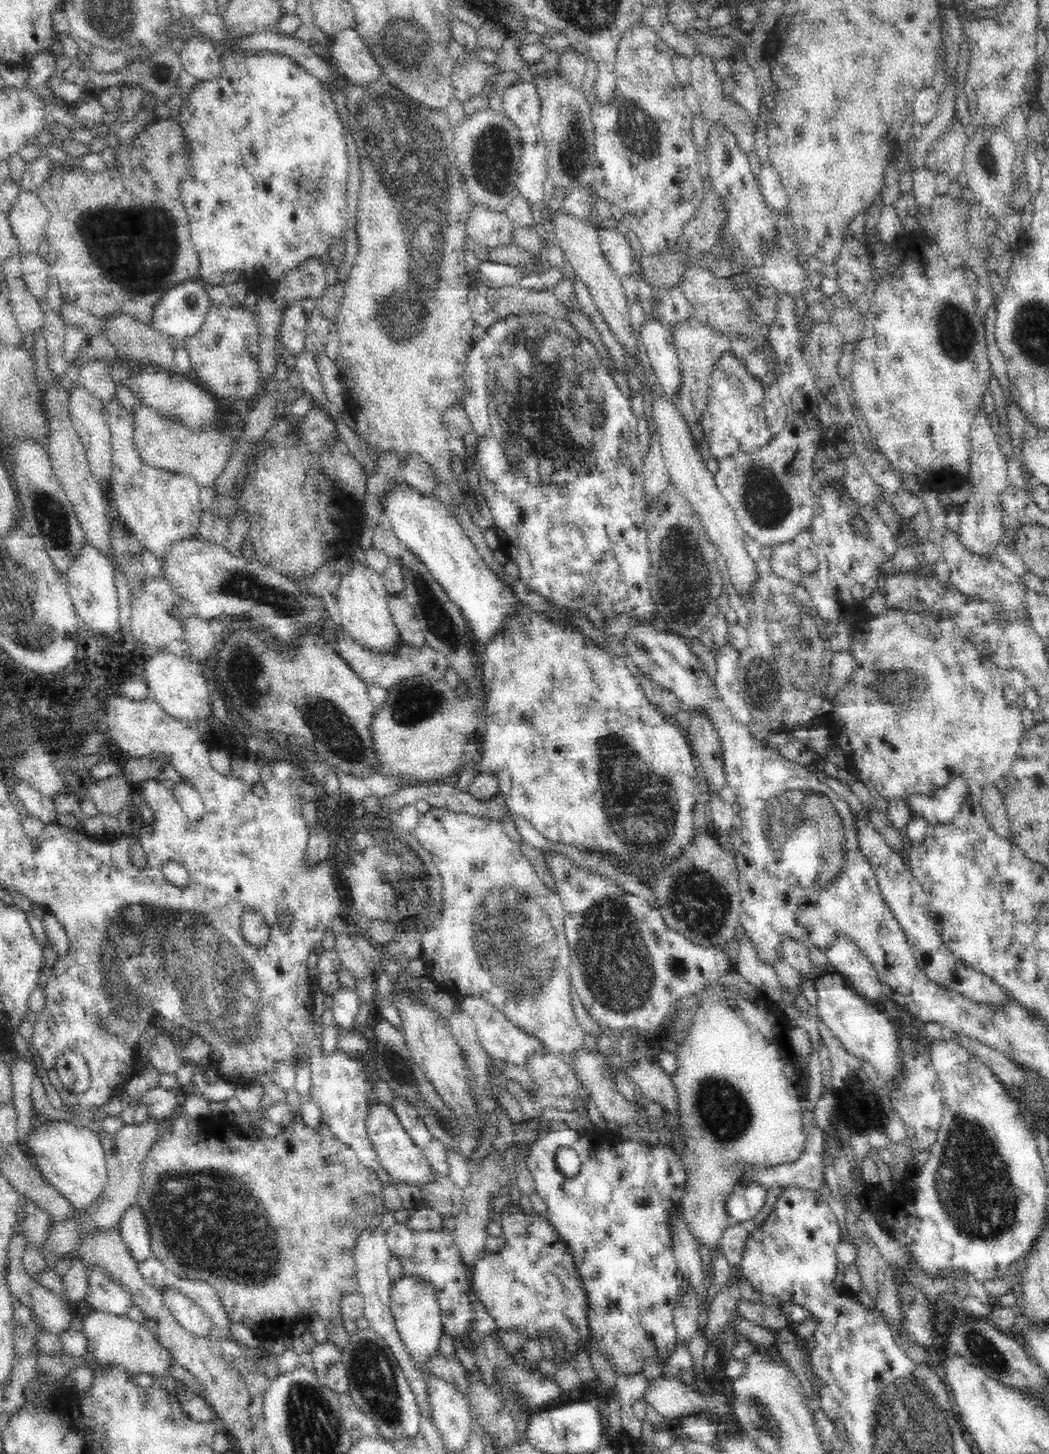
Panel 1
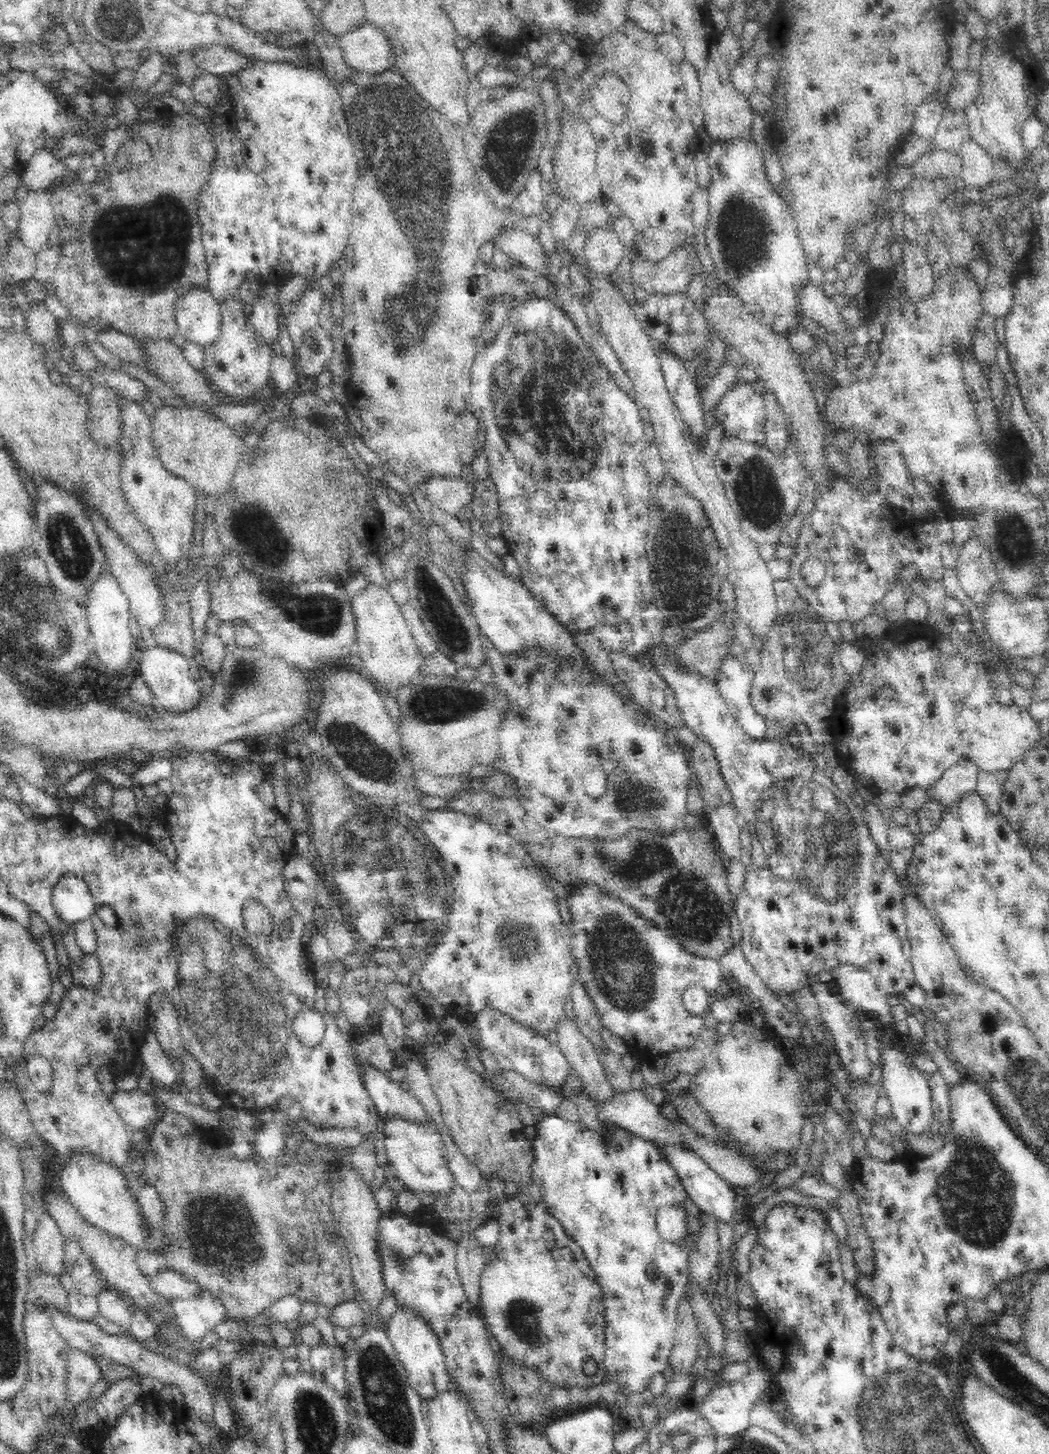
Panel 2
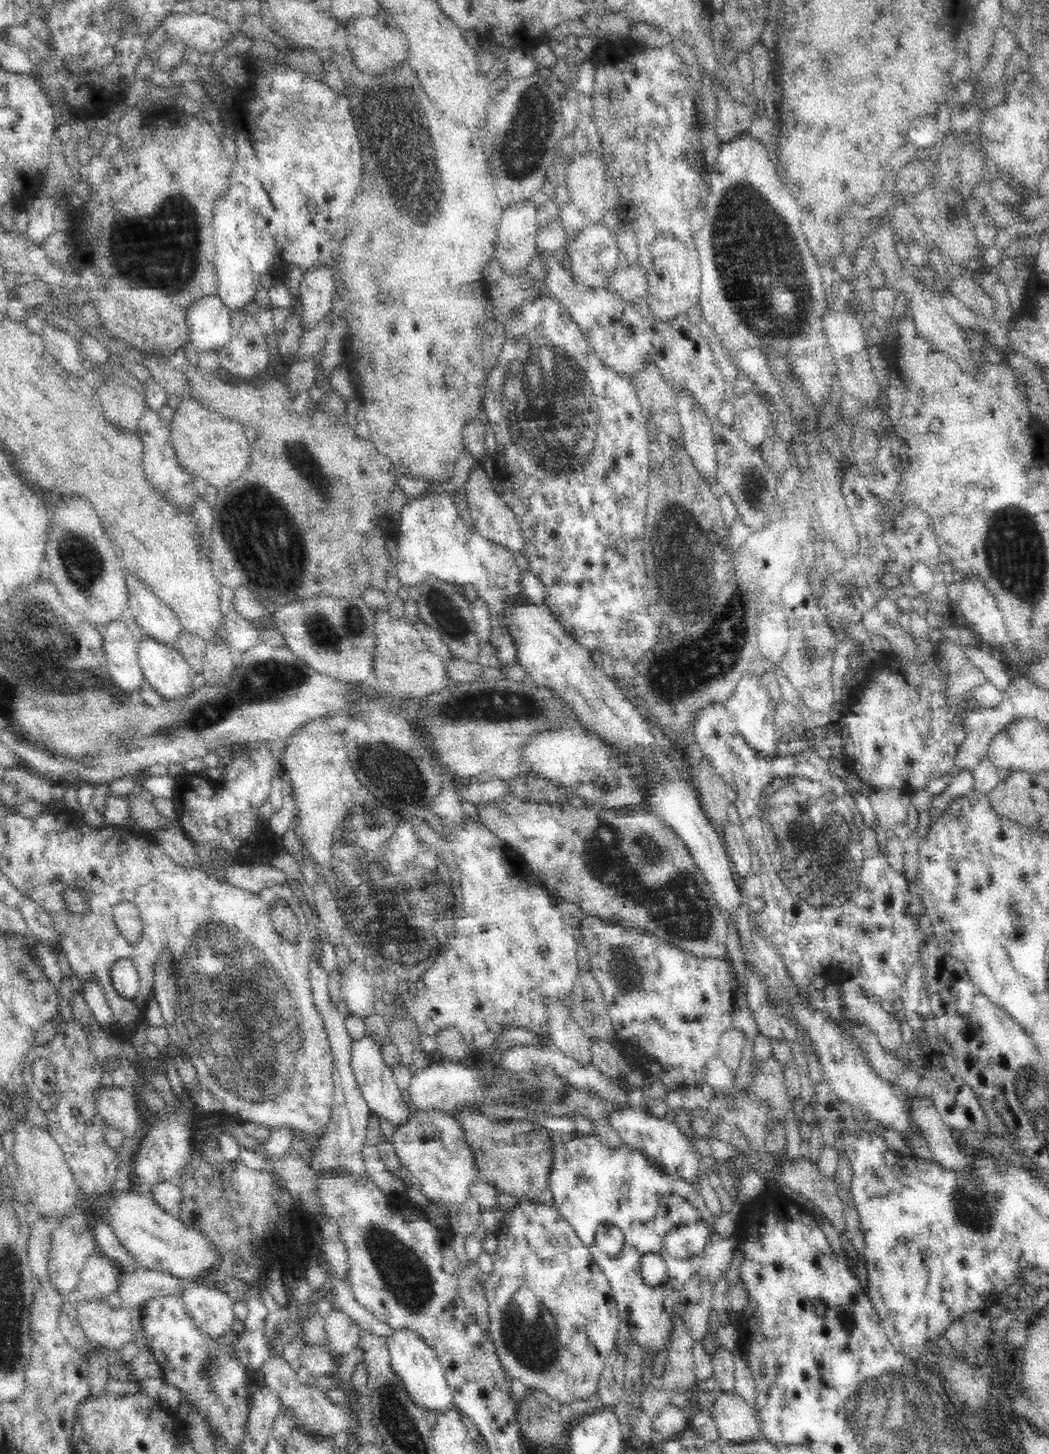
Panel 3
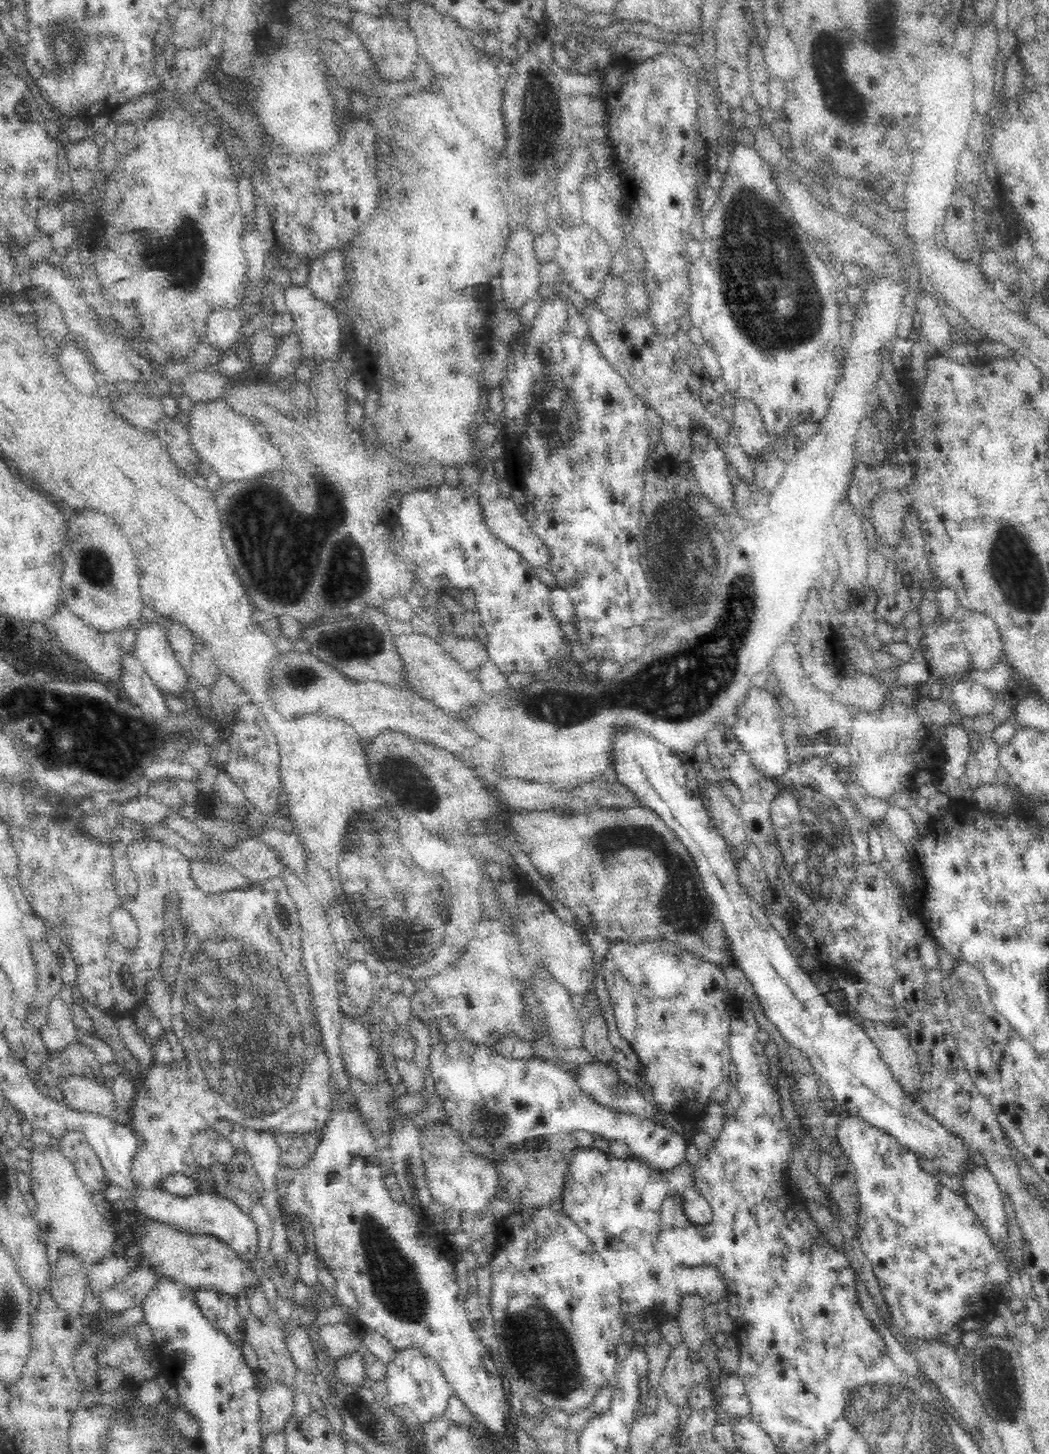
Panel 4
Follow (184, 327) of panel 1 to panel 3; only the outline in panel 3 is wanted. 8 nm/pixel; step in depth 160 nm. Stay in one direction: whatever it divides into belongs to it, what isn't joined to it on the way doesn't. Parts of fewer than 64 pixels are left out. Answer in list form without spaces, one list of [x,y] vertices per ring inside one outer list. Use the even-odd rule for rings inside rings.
[[[208,296],[192,304],[188,310],[191,344],[198,352],[216,351],[230,342],[232,312],[224,299]]]

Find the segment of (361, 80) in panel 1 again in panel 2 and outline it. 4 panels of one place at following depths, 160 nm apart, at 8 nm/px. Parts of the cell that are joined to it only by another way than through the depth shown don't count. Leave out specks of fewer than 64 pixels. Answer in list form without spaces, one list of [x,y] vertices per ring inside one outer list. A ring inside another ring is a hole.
[[[364,20],[362,24],[338,36],[343,60],[355,72],[378,74],[396,69],[397,55],[384,27]]]

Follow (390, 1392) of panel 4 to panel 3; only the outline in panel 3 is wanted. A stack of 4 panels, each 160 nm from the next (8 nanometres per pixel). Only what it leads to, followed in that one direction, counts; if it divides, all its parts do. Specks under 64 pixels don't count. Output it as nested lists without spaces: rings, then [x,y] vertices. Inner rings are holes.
[[[409,1330],[393,1332],[387,1339],[390,1354],[390,1367],[398,1381],[404,1385],[408,1397],[424,1412],[444,1413],[454,1408],[454,1397],[448,1390],[446,1373],[438,1361],[433,1348],[430,1348],[421,1338]]]

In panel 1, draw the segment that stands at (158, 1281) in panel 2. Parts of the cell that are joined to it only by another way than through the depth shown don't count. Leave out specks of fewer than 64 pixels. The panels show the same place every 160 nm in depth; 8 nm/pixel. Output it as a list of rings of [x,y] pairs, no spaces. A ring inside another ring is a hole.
[[[169,1272],[163,1282],[163,1287],[173,1288],[187,1296],[194,1304],[201,1306],[211,1318],[214,1327],[222,1332],[223,1338],[230,1339],[230,1318],[225,1313],[217,1292],[213,1286],[202,1281],[185,1279]]]

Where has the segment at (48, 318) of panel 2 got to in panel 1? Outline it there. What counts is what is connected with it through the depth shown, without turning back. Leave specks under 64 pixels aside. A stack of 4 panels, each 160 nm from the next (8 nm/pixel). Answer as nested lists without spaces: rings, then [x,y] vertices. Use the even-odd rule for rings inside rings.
[[[12,256],[2,264],[4,269],[4,280],[8,286],[9,302],[13,309],[13,316],[16,319],[21,336],[42,332],[44,320],[40,310],[40,300],[36,295],[30,293],[24,277],[22,277],[22,263],[20,256]]]

